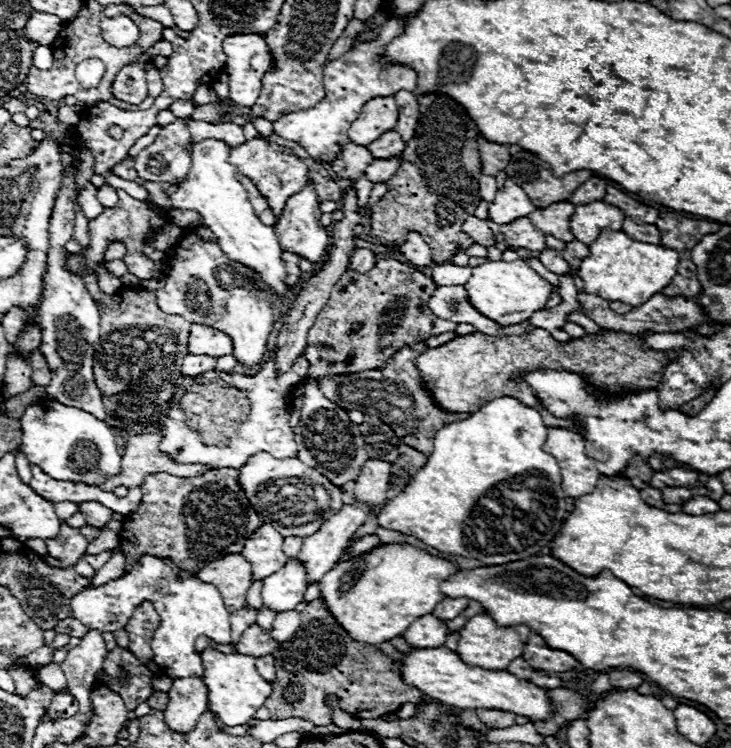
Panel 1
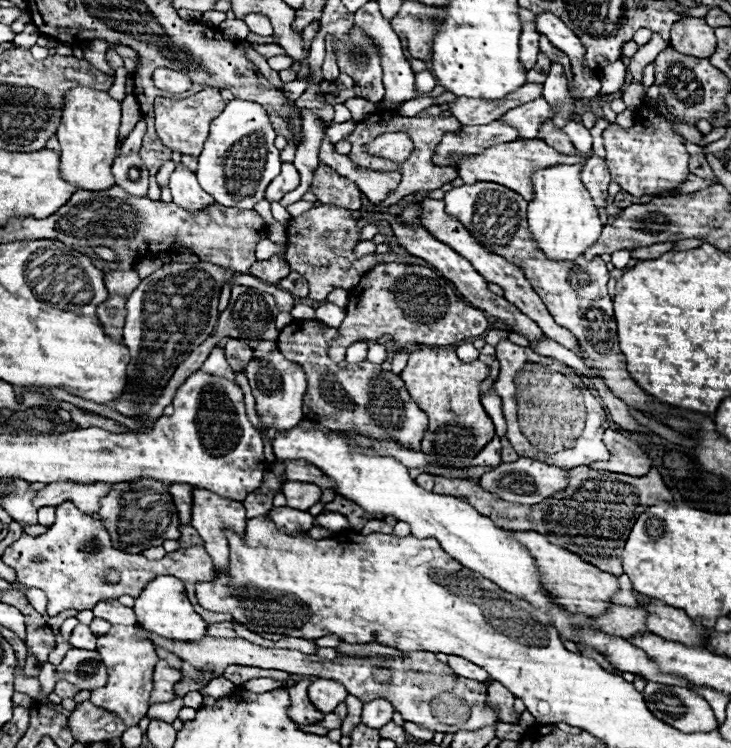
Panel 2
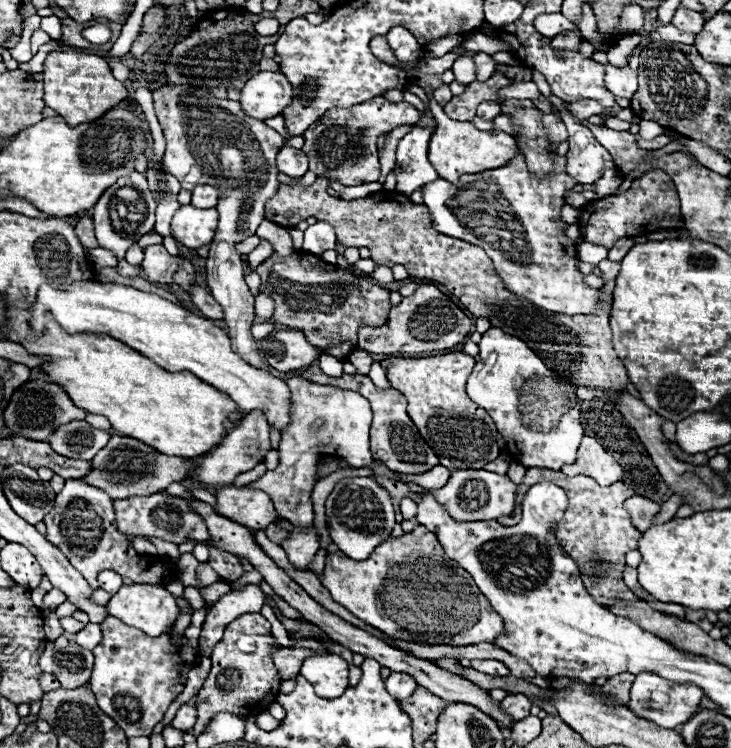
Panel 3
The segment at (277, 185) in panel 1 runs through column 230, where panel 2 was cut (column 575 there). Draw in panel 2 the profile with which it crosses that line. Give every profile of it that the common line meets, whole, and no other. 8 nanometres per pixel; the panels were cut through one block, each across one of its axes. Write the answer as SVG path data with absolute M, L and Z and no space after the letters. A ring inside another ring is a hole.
M514 140L506 144L496 144L484 150L484 154L474 156L474 158L464 158L458 164L458 176L464 180L464 184L474 184L474 182L496 182L502 184L514 192L518 192L524 200L532 200L534 196L534 184L532 184L532 174L550 168L554 164L580 164L586 160L588 154L584 152L574 152L574 154L560 154L556 148L550 148L542 140Z

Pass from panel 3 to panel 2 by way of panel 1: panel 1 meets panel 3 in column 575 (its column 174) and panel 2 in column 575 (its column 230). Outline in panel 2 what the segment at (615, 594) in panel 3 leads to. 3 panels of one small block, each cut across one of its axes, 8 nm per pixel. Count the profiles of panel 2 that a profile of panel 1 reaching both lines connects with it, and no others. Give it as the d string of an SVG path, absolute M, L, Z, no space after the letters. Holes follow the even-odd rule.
M578 466L568 470L568 486L546 498L540 504L526 506L526 504L508 504L506 500L484 492L482 488L474 486L466 480L452 480L444 476L434 476L434 492L442 492L448 496L458 496L472 504L484 516L490 516L494 524L506 530L534 530L544 534L552 544L564 546L578 554L588 564L596 568L622 576L622 548L634 526L634 520L646 512L652 504L666 500L672 502L672 492L666 488L660 472L652 468L642 478L632 476L618 476L612 472L598 472L588 466Z

